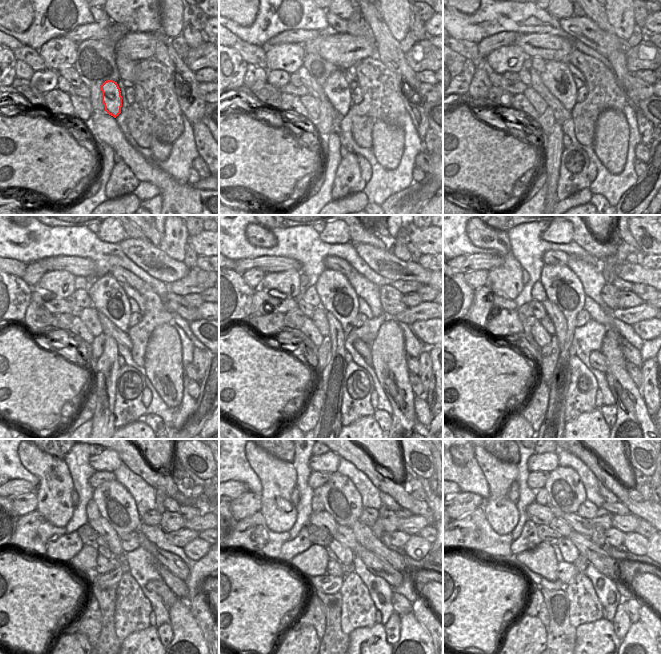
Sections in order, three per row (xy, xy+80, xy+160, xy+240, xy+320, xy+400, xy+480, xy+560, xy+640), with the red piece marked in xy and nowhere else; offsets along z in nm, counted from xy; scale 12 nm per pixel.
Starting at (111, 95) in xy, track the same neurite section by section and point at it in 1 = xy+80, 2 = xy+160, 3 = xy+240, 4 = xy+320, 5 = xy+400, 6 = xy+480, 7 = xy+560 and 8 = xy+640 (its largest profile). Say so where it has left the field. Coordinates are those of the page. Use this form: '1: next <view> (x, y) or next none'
1: next xy+80 (336, 88)
2: next xy+160 (557, 78)
3: next xy+240 (108, 297)
4: next xy+320 (337, 296)
5: next xy+400 (562, 286)
6: next xy+480 (115, 503)
7: next xy+560 (339, 495)
8: next xy+640 (566, 491)

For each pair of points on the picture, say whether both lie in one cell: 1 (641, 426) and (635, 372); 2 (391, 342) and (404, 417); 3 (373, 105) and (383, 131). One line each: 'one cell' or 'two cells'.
1: two cells
2: one cell
3: two cells

